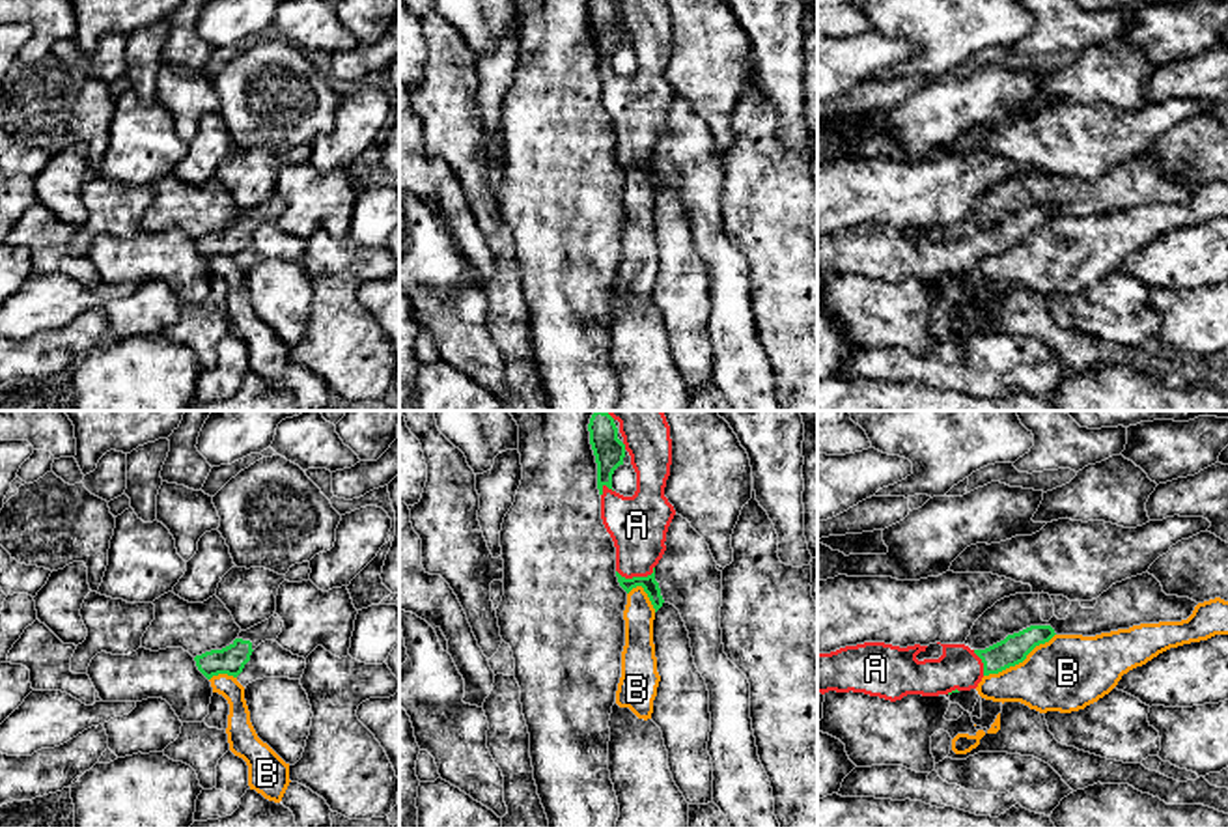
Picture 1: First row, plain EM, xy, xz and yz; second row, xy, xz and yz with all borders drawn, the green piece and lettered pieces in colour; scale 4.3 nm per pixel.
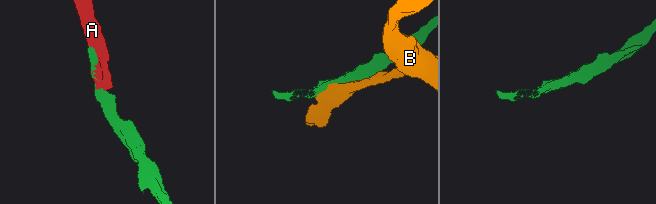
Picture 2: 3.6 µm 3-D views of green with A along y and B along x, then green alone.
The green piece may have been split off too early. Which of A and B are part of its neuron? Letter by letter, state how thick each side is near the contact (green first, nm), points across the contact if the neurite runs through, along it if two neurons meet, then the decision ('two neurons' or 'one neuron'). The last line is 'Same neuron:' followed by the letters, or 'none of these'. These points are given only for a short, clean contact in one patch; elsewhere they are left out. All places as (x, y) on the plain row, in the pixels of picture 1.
A: 70 nm thick on the green side, 260 nm on the other; one neuron
B: 120 nm thick on the green side, 320 nm on the other; border along yz (1055, 215), (1021, 243), (984, 258); two neurons
Same neuron: A

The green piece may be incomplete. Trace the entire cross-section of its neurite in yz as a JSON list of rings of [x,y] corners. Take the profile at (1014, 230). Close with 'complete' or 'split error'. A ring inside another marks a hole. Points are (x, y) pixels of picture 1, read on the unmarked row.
[[[1030,207],[985,231],[970,231],[965,226],[941,226],[942,237],[924,243],[916,241],[916,237],[928,230],[920,226],[907,230],[885,224],[845,228],[830,235],[817,235],[817,274],[853,273],[896,284],[907,276],[939,278],[970,273],[978,269],[984,258],[998,256],[1023,245],[1036,228],[1049,224],[1054,217],[1051,207]]]; split error

